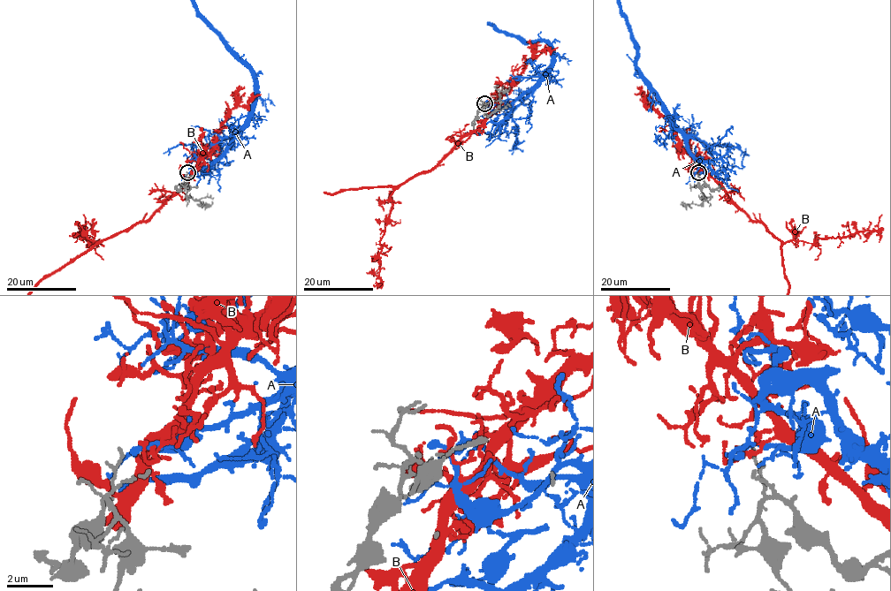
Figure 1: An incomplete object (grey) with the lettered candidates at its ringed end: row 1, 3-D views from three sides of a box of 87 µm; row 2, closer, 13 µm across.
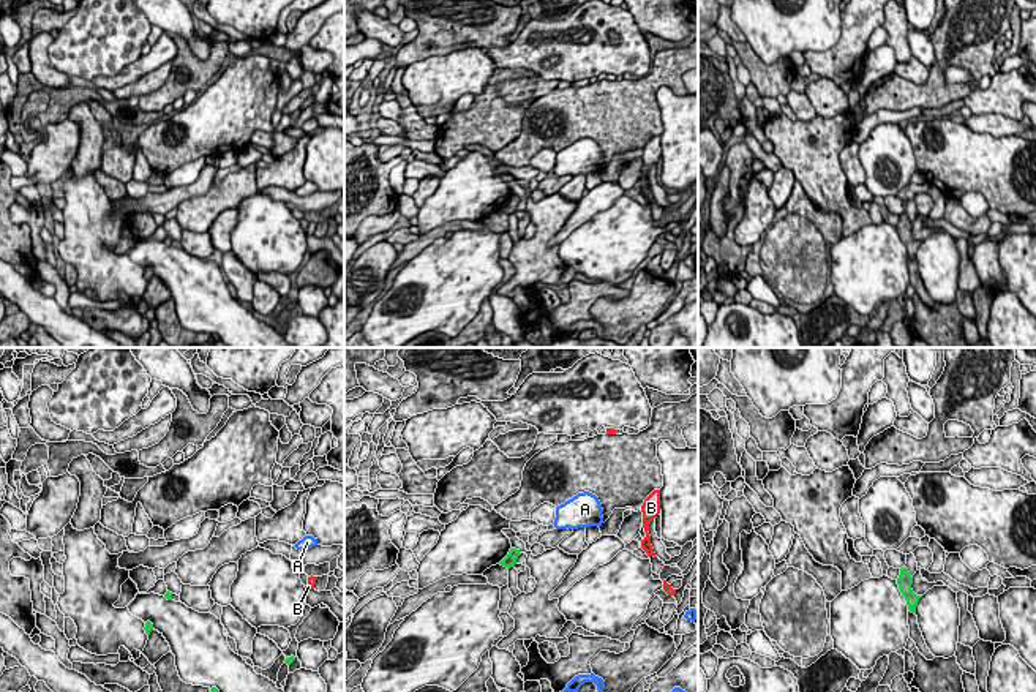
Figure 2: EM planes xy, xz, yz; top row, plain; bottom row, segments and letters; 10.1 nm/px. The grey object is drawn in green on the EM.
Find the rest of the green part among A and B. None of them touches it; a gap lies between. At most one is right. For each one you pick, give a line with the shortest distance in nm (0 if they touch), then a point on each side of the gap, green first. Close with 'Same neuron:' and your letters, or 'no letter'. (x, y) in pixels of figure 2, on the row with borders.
Same neuron: no letter

